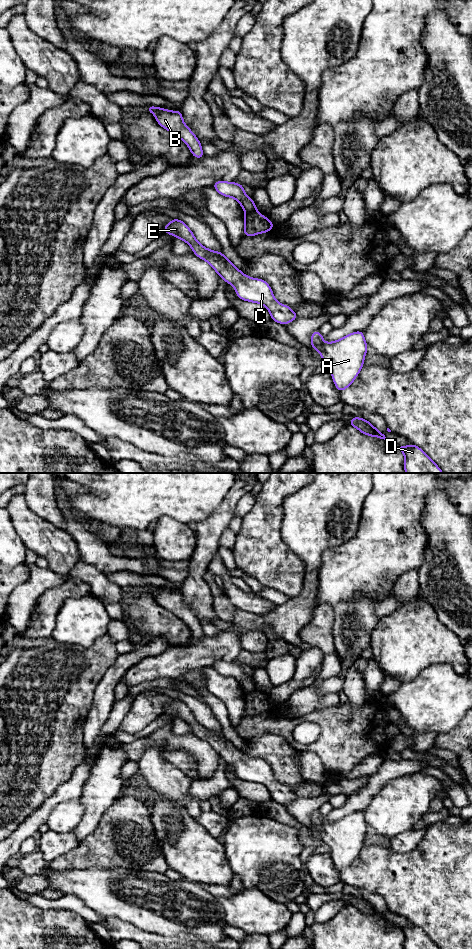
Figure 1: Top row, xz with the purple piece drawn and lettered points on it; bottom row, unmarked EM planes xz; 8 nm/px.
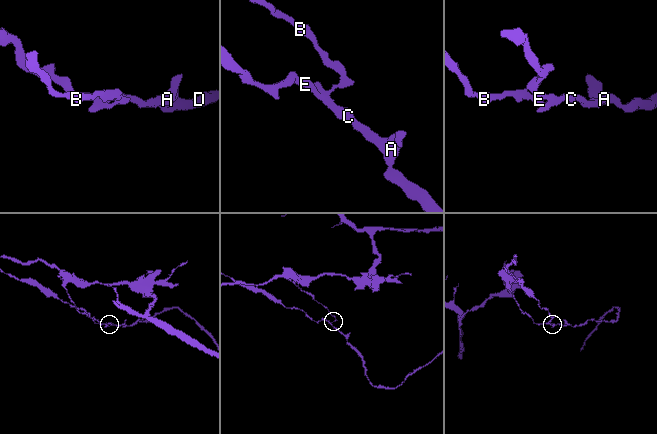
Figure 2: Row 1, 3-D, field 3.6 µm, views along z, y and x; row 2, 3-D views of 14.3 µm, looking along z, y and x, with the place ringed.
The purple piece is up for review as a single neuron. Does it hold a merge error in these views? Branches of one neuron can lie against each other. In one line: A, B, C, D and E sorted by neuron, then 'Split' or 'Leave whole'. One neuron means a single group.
Groups: A C D E / B. Split

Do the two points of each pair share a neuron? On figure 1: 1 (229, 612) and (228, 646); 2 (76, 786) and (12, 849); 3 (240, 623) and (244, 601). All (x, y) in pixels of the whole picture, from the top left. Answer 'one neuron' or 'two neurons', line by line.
1: two neurons
2: one neuron
3: two neurons

